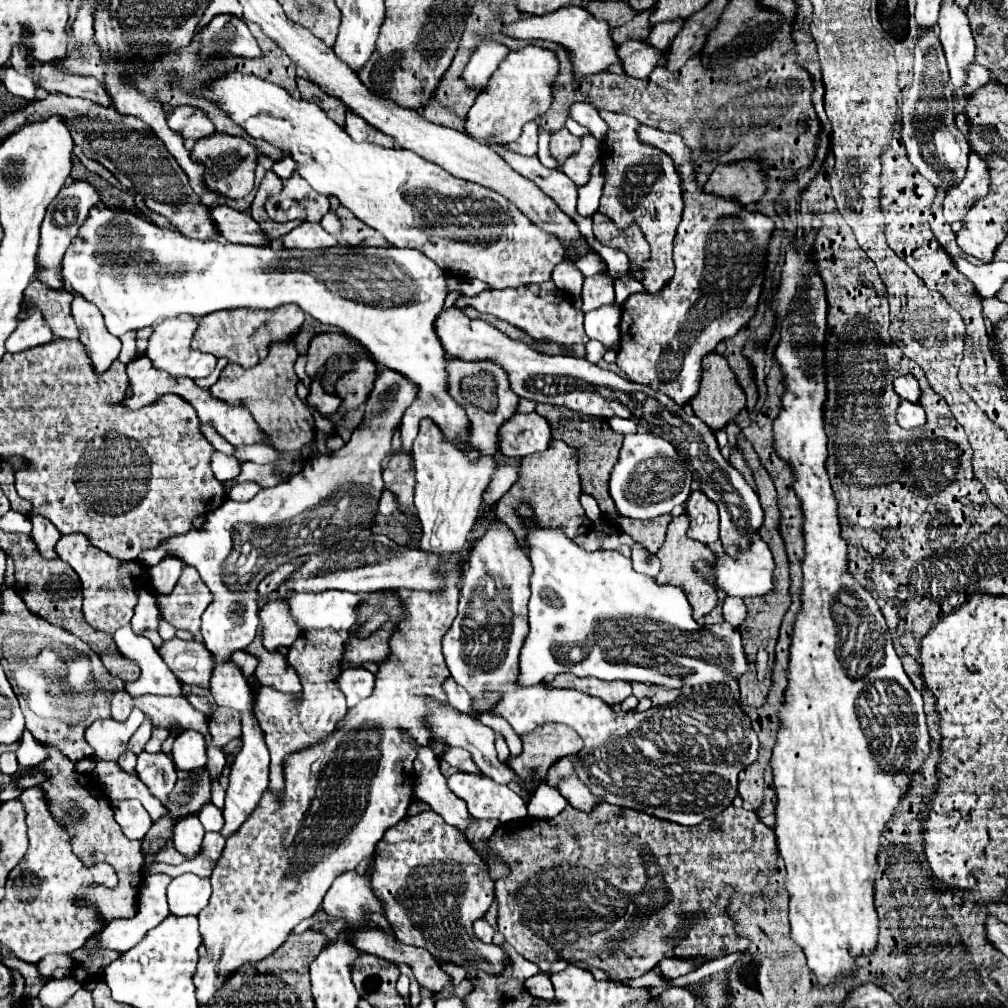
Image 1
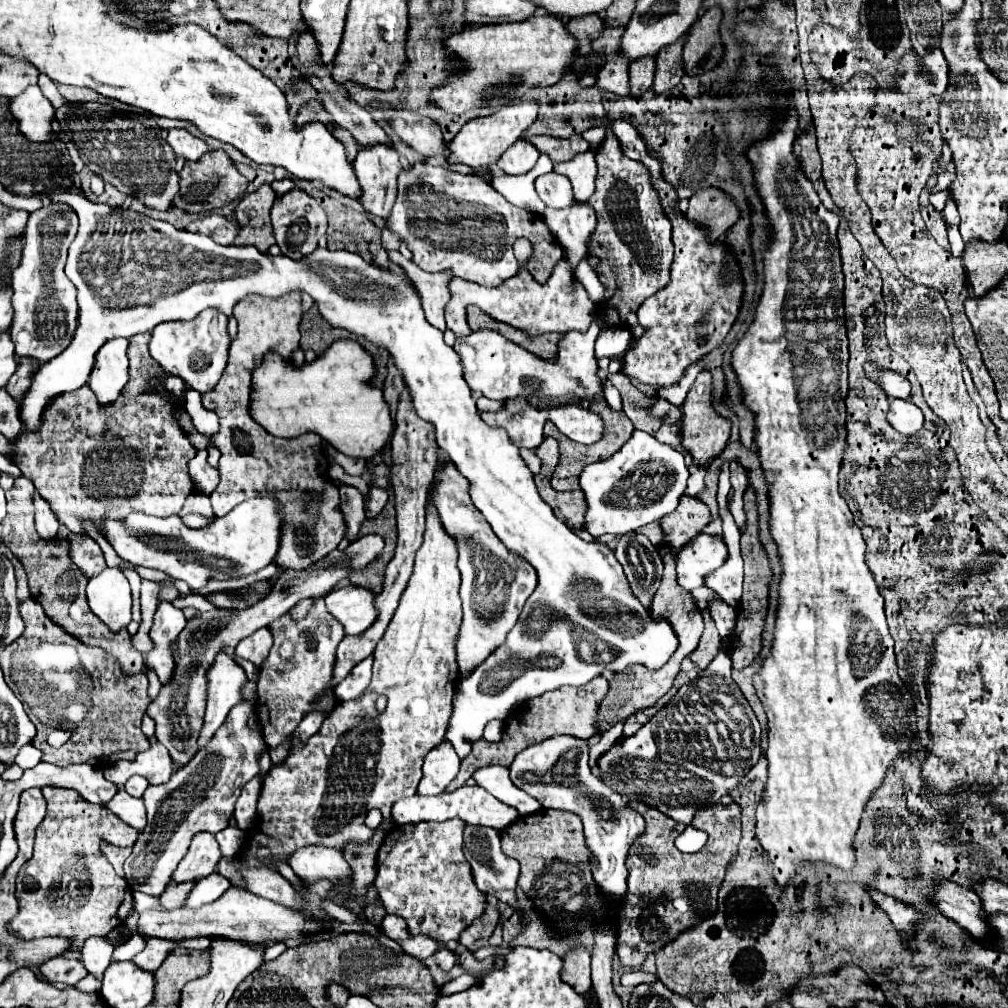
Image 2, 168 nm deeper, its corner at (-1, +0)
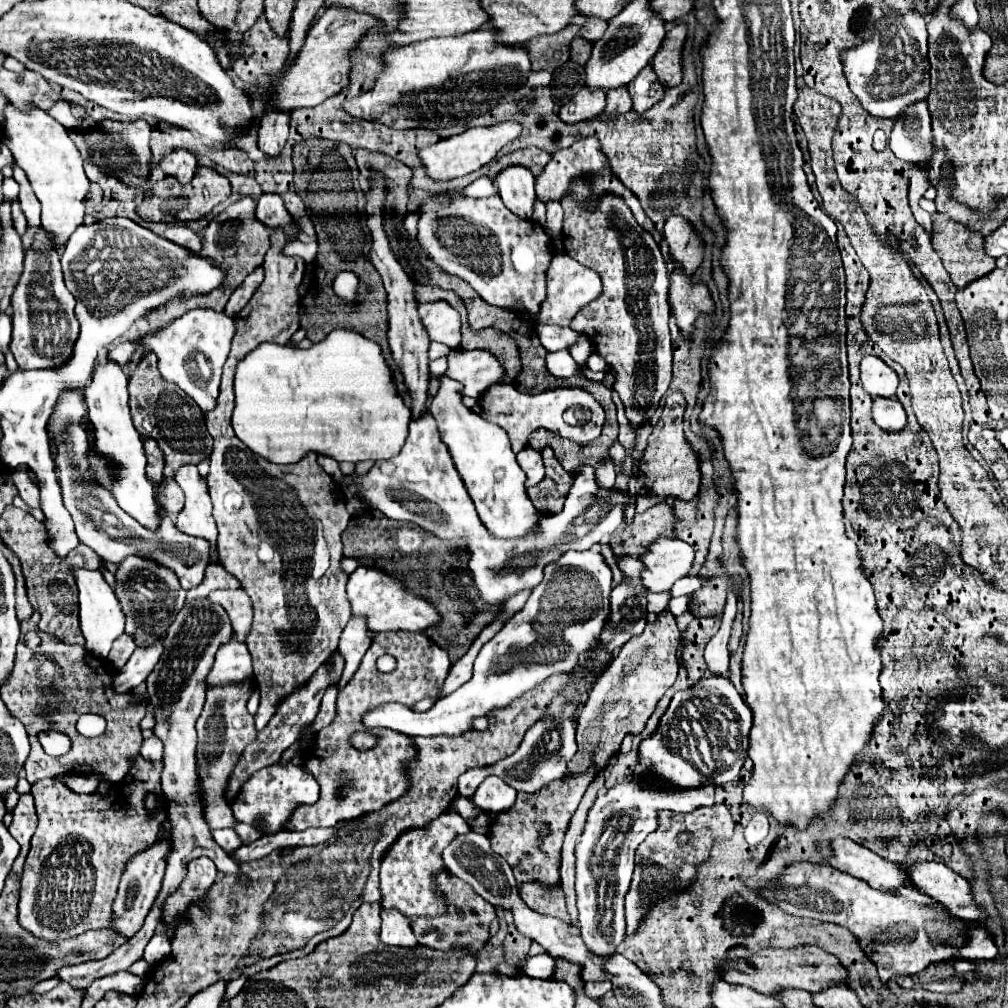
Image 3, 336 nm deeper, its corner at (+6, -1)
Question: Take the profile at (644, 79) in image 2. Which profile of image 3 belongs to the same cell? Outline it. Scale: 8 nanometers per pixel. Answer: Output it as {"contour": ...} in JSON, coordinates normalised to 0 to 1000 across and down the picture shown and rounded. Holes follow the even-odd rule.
{"contour":[[[606,88],[606,92],[602,92],[602,106],[600,106],[602,114],[606,114],[606,112],[620,112],[626,106],[628,104],[626,104],[624,88]]]}

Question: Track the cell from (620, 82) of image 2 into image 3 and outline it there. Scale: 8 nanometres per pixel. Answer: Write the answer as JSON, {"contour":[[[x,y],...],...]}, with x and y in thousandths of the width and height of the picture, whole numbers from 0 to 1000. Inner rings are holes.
{"contour":[[[578,84],[574,88],[574,92],[570,96],[566,96],[563,104],[557,106],[555,116],[561,122],[572,122],[572,120],[588,118],[600,108],[600,104],[602,104],[600,92],[594,92],[594,88],[590,88],[590,92],[586,92],[586,88],[582,88],[582,84]]]}

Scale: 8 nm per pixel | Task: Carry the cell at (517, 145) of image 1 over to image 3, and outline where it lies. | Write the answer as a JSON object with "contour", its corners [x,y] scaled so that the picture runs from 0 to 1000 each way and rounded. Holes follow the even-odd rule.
{"contour":[[[505,164],[495,170],[491,182],[501,205],[519,217],[527,217],[531,197],[531,176],[527,168],[519,168],[519,164]]]}

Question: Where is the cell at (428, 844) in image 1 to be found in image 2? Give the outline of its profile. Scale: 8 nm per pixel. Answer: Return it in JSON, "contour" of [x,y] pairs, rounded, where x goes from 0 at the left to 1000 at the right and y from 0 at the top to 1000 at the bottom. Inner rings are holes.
{"contour":[[[454,812],[440,813],[440,815],[415,815],[403,819],[391,819],[381,837],[375,843],[375,869],[373,869],[373,883],[377,895],[381,897],[385,907],[399,909],[405,915],[405,925],[423,927],[437,937],[450,937],[458,925],[458,921],[466,919],[470,911],[478,907],[482,897],[482,887],[476,887],[468,869],[466,857],[458,849],[458,829],[462,817]]]}

